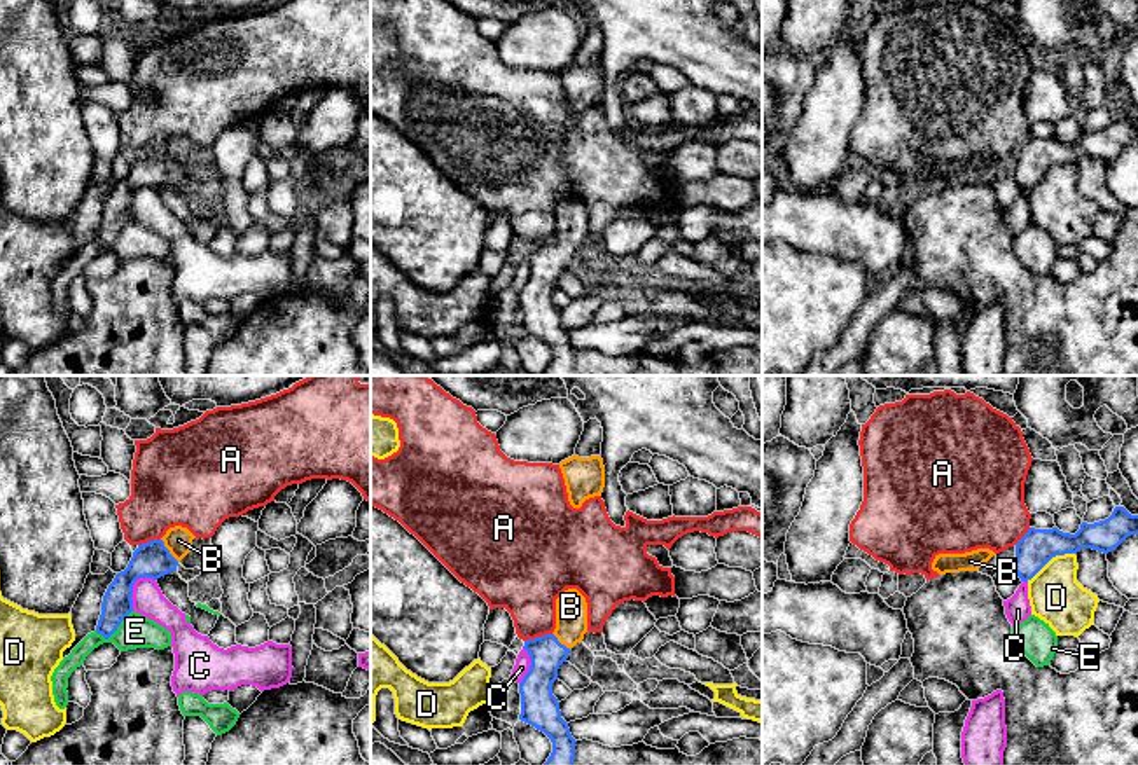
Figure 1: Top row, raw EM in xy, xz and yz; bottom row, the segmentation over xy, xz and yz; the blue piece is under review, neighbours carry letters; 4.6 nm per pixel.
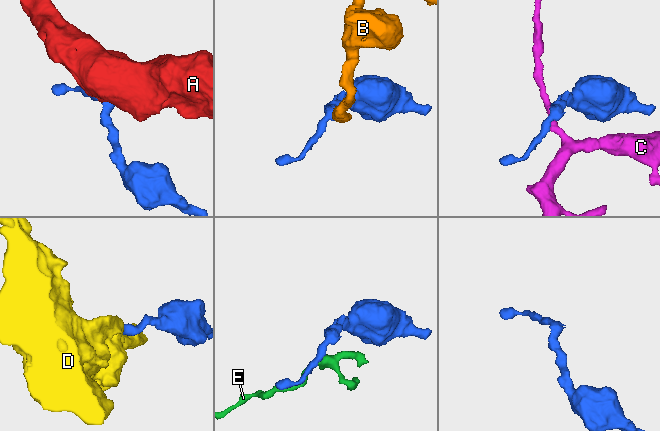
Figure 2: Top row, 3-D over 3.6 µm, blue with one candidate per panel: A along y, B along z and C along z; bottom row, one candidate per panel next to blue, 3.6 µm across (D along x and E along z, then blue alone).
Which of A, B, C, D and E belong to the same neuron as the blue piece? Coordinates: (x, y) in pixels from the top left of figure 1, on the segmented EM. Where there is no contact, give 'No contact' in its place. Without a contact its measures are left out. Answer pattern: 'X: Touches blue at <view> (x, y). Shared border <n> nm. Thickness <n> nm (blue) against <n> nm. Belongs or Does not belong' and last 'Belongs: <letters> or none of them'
A: Touches blue at xz (537, 638). Shared border 130 nm. Thickness 160 nm (blue) against 300 nm. Does not belong
B: Touches blue at xy (168, 551). Shared border 140 nm. Thickness 170 nm (blue) against 130 nm. Belongs
C: Touches blue at xy (131, 587). Shared border 190 nm. Thickness 170 nm (blue) against 140 nm. Does not belong
D: Touches blue at yz (1049, 559). Shared border 260 nm. Thickness 170 nm (blue) against 240 nm. Does not belong
E: Touches blue at xy (114, 631). Shared border 200 nm. Thickness 140 nm (blue) against 160 nm. Does not belong
Belongs: B

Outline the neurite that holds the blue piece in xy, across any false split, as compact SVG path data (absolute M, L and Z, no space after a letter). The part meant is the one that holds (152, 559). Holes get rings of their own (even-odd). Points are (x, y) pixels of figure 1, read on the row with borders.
M182 526L170 527L161 540L138 545L128 568L108 585L96 632L108 639L133 611L133 585L138 578L157 580L177 571L178 562L191 552L196 536Z

